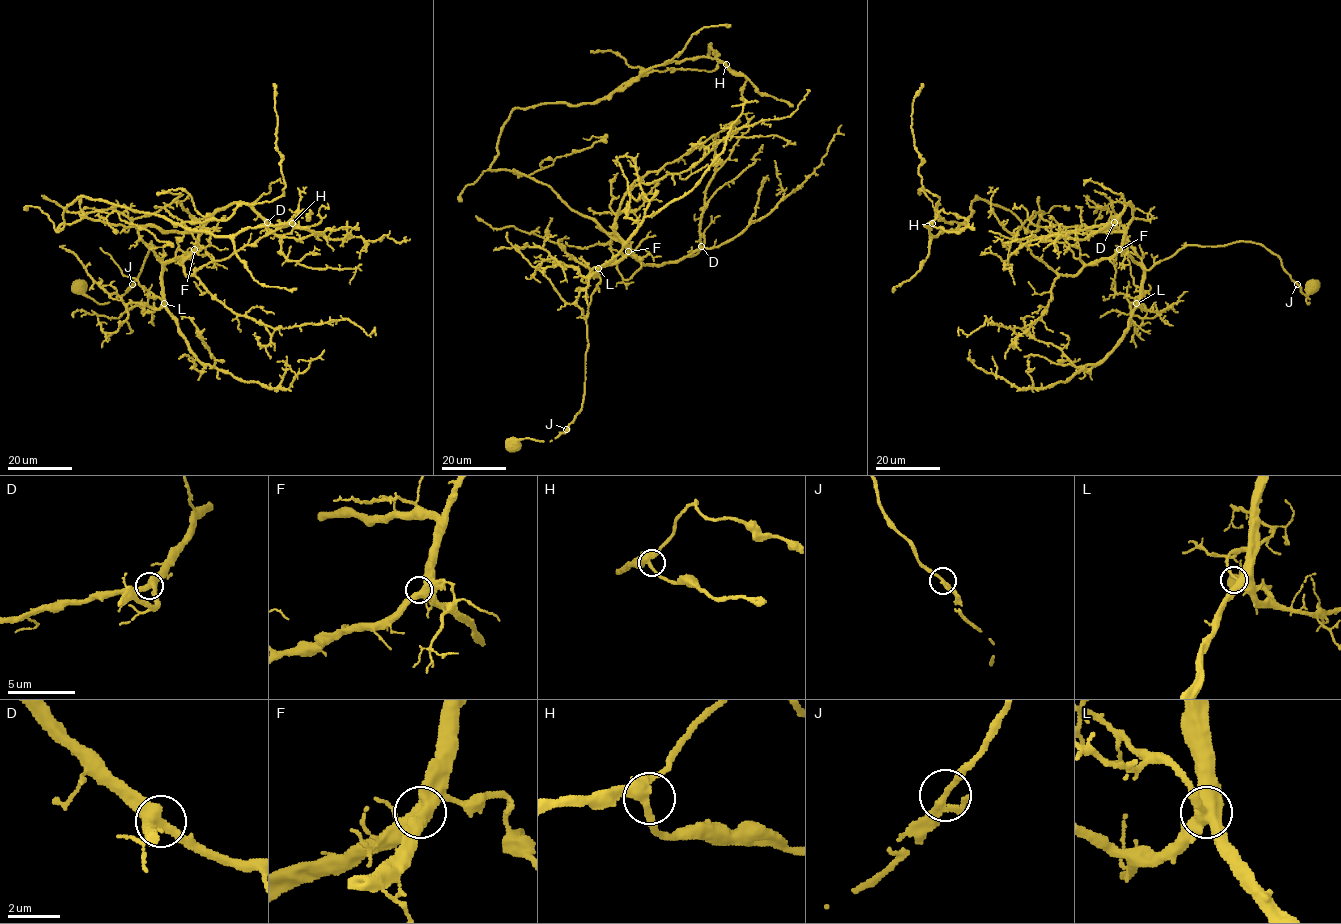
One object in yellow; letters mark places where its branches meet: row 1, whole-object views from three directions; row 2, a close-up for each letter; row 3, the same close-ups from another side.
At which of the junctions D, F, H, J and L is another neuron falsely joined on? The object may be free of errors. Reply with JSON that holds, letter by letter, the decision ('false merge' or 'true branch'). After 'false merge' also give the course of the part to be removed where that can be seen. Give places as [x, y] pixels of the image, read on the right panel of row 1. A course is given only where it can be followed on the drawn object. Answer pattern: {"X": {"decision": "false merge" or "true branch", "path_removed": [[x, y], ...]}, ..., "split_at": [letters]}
{"D": {"decision": "true branch"}, "F": {"decision": "true branch"}, "H": {"decision": "true branch"}, "J": {"decision": "true branch"}, "L": {"decision": "true branch"}, "split_at": []}

